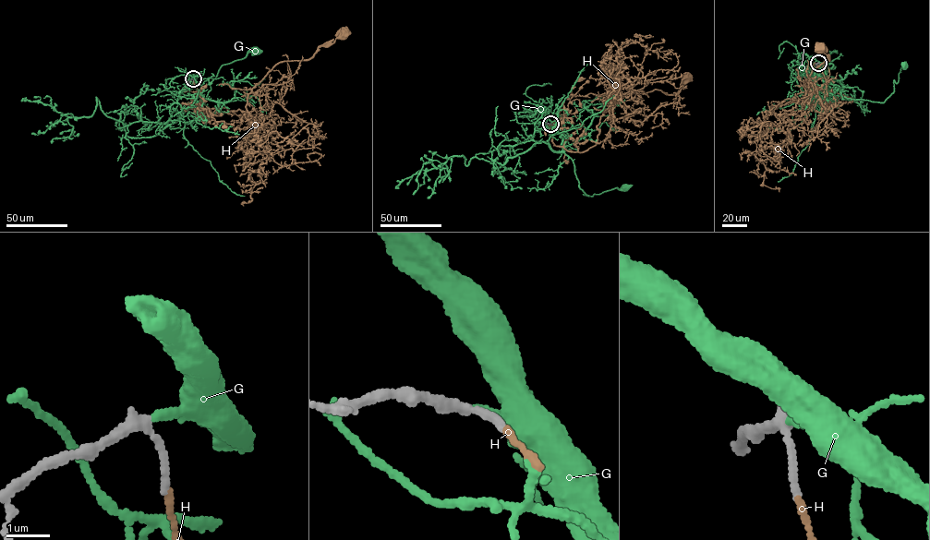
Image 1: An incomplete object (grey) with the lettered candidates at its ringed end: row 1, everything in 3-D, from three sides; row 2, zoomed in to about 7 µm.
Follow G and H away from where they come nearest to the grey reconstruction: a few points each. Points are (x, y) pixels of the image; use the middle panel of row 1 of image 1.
G: (550, 124), (561, 137), (561, 146), (573, 162), (579, 187), (588, 196), (584, 195), (592, 196), (624, 187)
H: (551, 125), (559, 120), (556, 146), (584, 152), (597, 140), (604, 98), (674, 95), (686, 77)

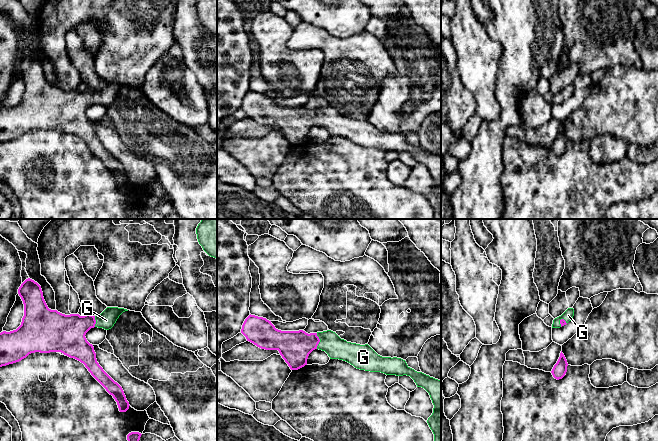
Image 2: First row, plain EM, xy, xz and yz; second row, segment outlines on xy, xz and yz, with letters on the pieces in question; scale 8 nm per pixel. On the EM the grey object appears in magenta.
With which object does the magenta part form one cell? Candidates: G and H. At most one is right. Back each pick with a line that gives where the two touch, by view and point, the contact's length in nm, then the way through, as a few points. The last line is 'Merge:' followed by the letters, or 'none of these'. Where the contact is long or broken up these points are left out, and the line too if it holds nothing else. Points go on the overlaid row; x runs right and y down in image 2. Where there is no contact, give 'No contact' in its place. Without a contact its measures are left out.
G: Touches magenta at xz (319, 341). Shared border 130 nm. Path across: xz (294, 346), (311, 341), (319, 341), (329, 341), (336, 348)
Merge: G

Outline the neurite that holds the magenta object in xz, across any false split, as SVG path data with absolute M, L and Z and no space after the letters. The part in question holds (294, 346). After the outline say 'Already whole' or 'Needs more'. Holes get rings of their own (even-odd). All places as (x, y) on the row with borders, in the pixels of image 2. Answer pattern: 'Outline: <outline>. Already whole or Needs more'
Outline: M251 314L245 319L241 333L247 341L261 349L278 350L291 370L307 365L309 354L319 349L325 351L330 359L346 361L360 370L410 376L417 387L424 388L430 395L434 408L427 423L434 434L434 441L441 441L441 380L415 371L405 360L382 357L368 344L347 342L331 330L310 334L303 330L281 331L266 318Z. Needs more

